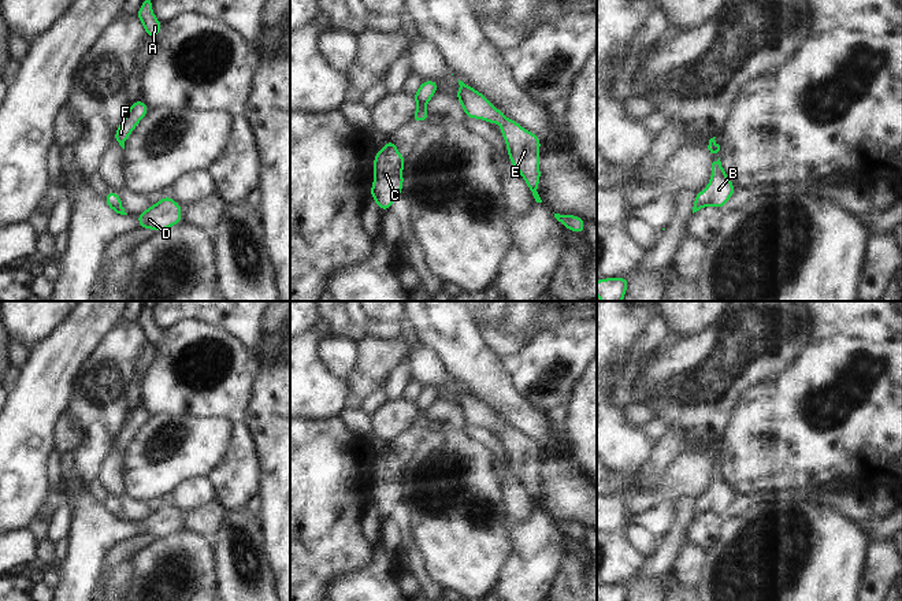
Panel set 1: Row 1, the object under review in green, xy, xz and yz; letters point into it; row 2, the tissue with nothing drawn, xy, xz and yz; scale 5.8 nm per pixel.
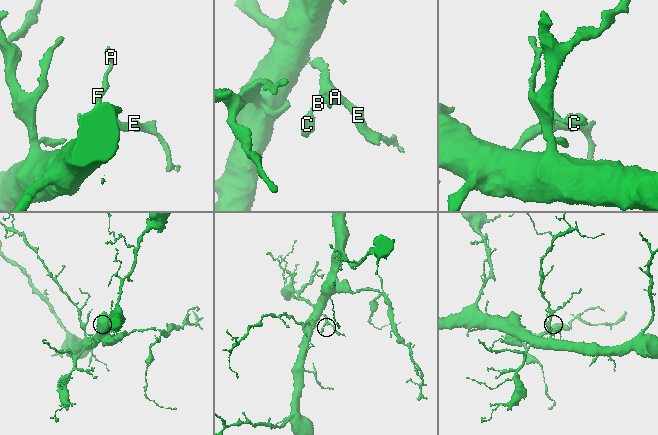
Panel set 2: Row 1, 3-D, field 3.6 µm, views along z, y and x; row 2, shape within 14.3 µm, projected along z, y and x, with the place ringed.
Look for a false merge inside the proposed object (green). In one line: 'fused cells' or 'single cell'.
single cell

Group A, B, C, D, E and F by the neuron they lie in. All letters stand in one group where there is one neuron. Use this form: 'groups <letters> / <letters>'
groups A B C D E F

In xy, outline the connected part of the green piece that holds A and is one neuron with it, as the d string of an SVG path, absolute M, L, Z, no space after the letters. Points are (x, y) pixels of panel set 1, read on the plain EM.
M146 303L144 305L141 315L136 320L138 326L141 327L146 341L155 345L159 341L163 330L160 330L159 326L152 319L152 311L153 311L152 303Z

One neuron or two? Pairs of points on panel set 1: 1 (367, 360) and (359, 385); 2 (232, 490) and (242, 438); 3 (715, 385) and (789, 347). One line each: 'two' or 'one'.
1: one
2: one
3: one

